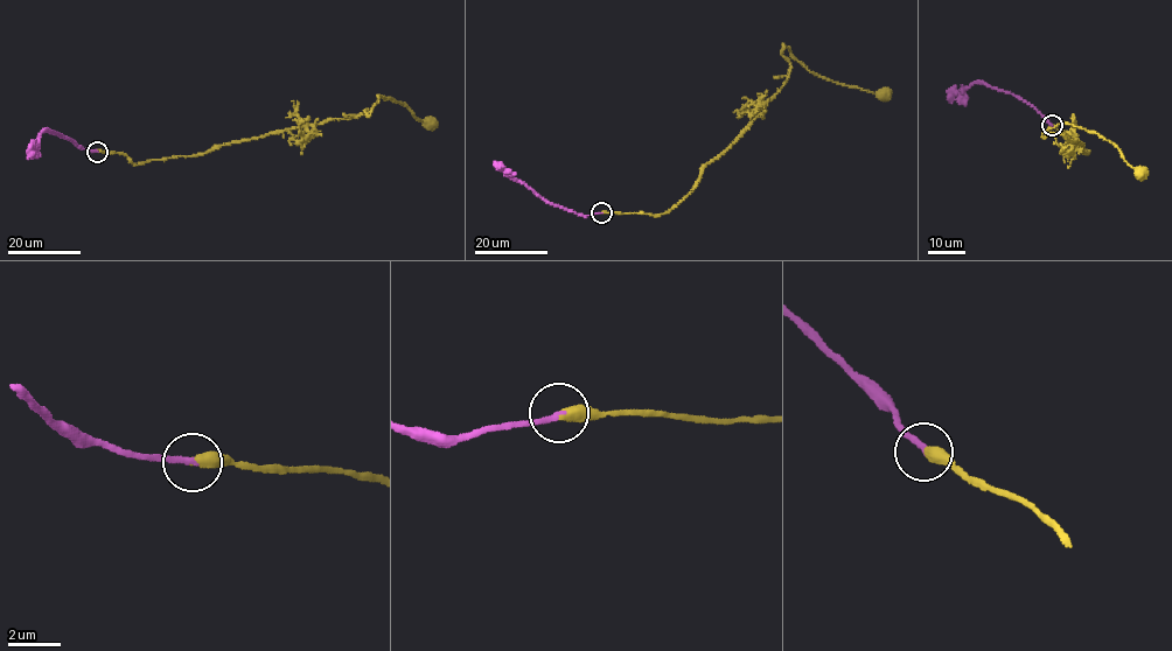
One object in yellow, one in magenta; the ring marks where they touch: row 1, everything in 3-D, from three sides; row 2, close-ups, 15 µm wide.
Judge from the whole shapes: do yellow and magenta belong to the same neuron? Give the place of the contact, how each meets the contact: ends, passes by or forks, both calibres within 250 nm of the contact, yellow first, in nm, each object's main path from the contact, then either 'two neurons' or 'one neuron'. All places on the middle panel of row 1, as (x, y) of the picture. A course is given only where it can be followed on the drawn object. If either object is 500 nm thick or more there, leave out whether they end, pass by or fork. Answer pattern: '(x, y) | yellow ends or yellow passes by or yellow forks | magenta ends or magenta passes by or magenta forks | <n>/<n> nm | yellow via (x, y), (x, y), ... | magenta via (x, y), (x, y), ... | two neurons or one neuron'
(601, 212) | yellow ends | magenta ends | 480/240 nm | yellow via (601, 212), (650, 215), (677, 205), (786, 81), (783, 43), (815, 74), (884, 95) | magenta via (601, 212), (580, 216), (544, 201), (500, 167) | one neuron

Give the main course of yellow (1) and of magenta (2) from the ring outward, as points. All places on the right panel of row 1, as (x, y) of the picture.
1: (1052, 125), (1089, 152), (1061, 134), (1044, 137), (1060, 124), (1082, 127), (1142, 172)
2: (1052, 125), (1032, 106), (984, 83), (974, 84), (949, 102)

